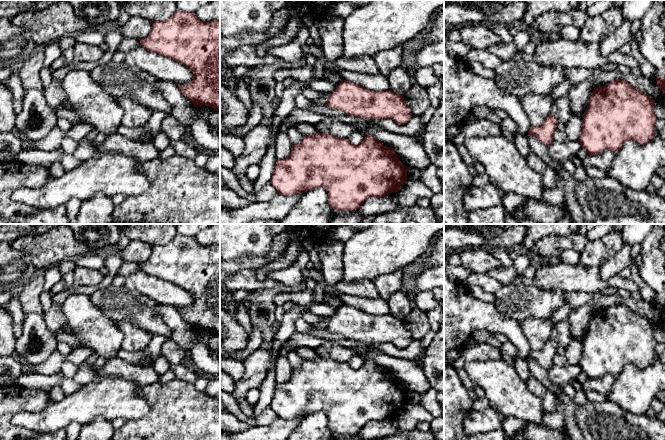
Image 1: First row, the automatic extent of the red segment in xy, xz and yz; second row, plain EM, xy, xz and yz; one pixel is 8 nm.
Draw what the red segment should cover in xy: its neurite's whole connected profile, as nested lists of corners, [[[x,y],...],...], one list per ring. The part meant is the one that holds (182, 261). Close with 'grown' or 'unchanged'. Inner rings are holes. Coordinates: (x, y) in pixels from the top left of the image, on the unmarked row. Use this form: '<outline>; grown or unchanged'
[[[178,233],[166,244],[153,245],[151,256],[139,266],[148,275],[187,290],[193,297],[193,304],[185,310],[178,309],[182,318],[196,332],[204,329],[220,336],[220,244],[202,246],[194,236]]]; unchanged

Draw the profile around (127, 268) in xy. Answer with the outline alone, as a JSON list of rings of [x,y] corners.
[[[123,261],[122,265],[118,270],[118,274],[126,278],[139,269],[140,269],[139,264],[131,261]]]

